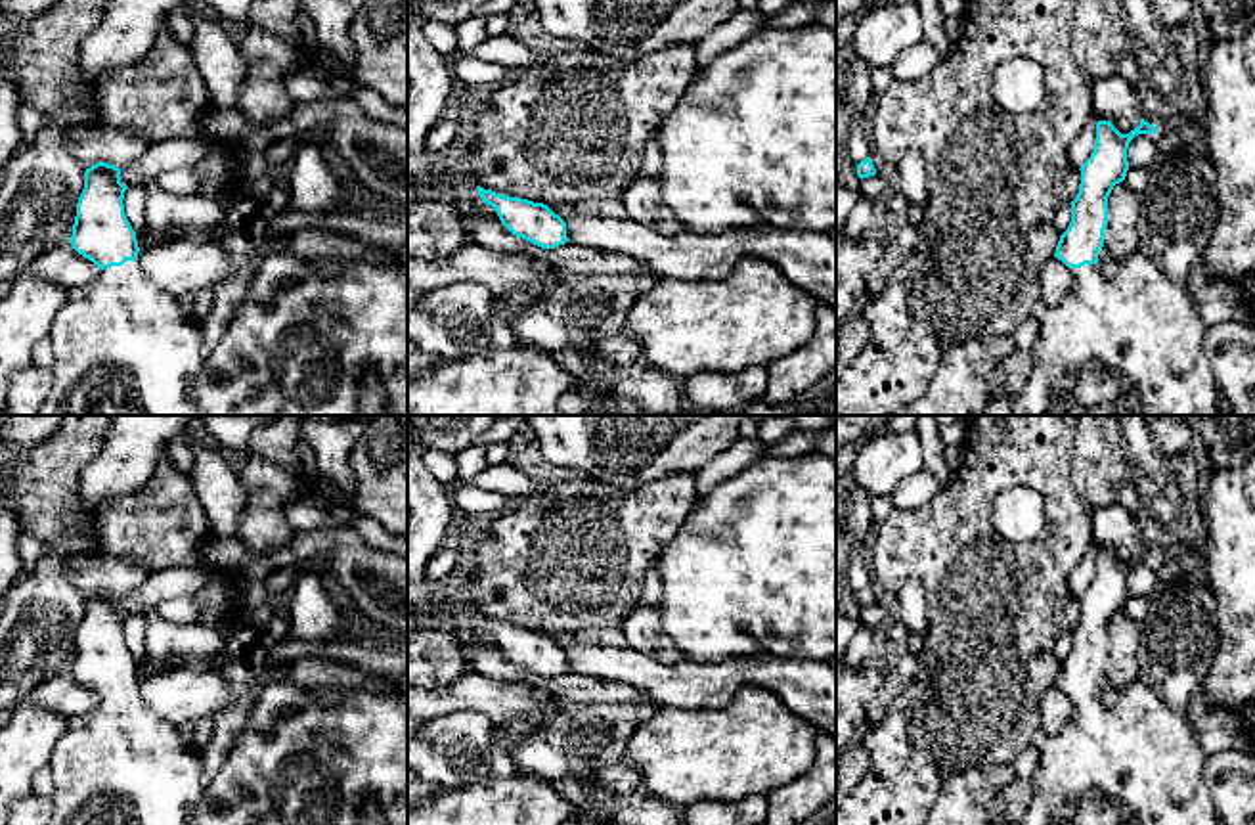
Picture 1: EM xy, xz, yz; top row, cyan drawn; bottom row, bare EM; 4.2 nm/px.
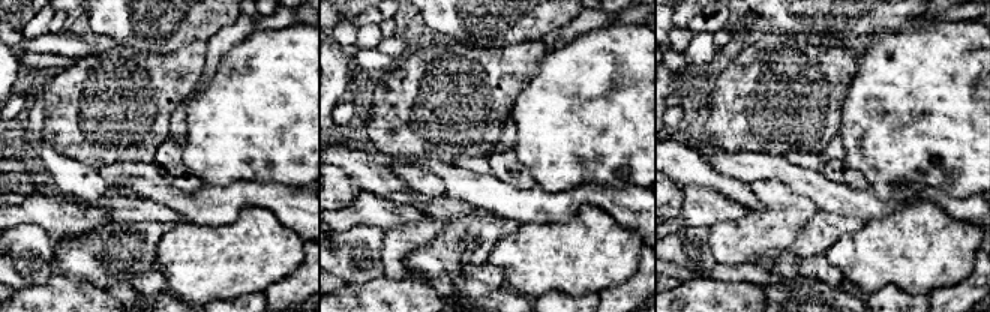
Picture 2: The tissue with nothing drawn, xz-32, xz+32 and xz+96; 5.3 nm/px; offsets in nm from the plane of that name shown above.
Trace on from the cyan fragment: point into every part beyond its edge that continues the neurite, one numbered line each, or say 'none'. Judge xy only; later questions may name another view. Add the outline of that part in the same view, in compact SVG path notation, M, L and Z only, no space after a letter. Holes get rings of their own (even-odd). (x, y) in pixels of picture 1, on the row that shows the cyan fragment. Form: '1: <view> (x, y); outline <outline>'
1: xy (123, 345); outline M140 260L101 270L88 285L73 287L52 322L54 383L38 415L205 415L193 400L193 381L203 369L201 327L180 297L151 281Z

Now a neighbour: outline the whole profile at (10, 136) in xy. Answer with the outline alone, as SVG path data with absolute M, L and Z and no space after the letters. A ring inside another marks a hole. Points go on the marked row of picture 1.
M0 73L0 172L23 144L17 124L19 96L8 75Z

